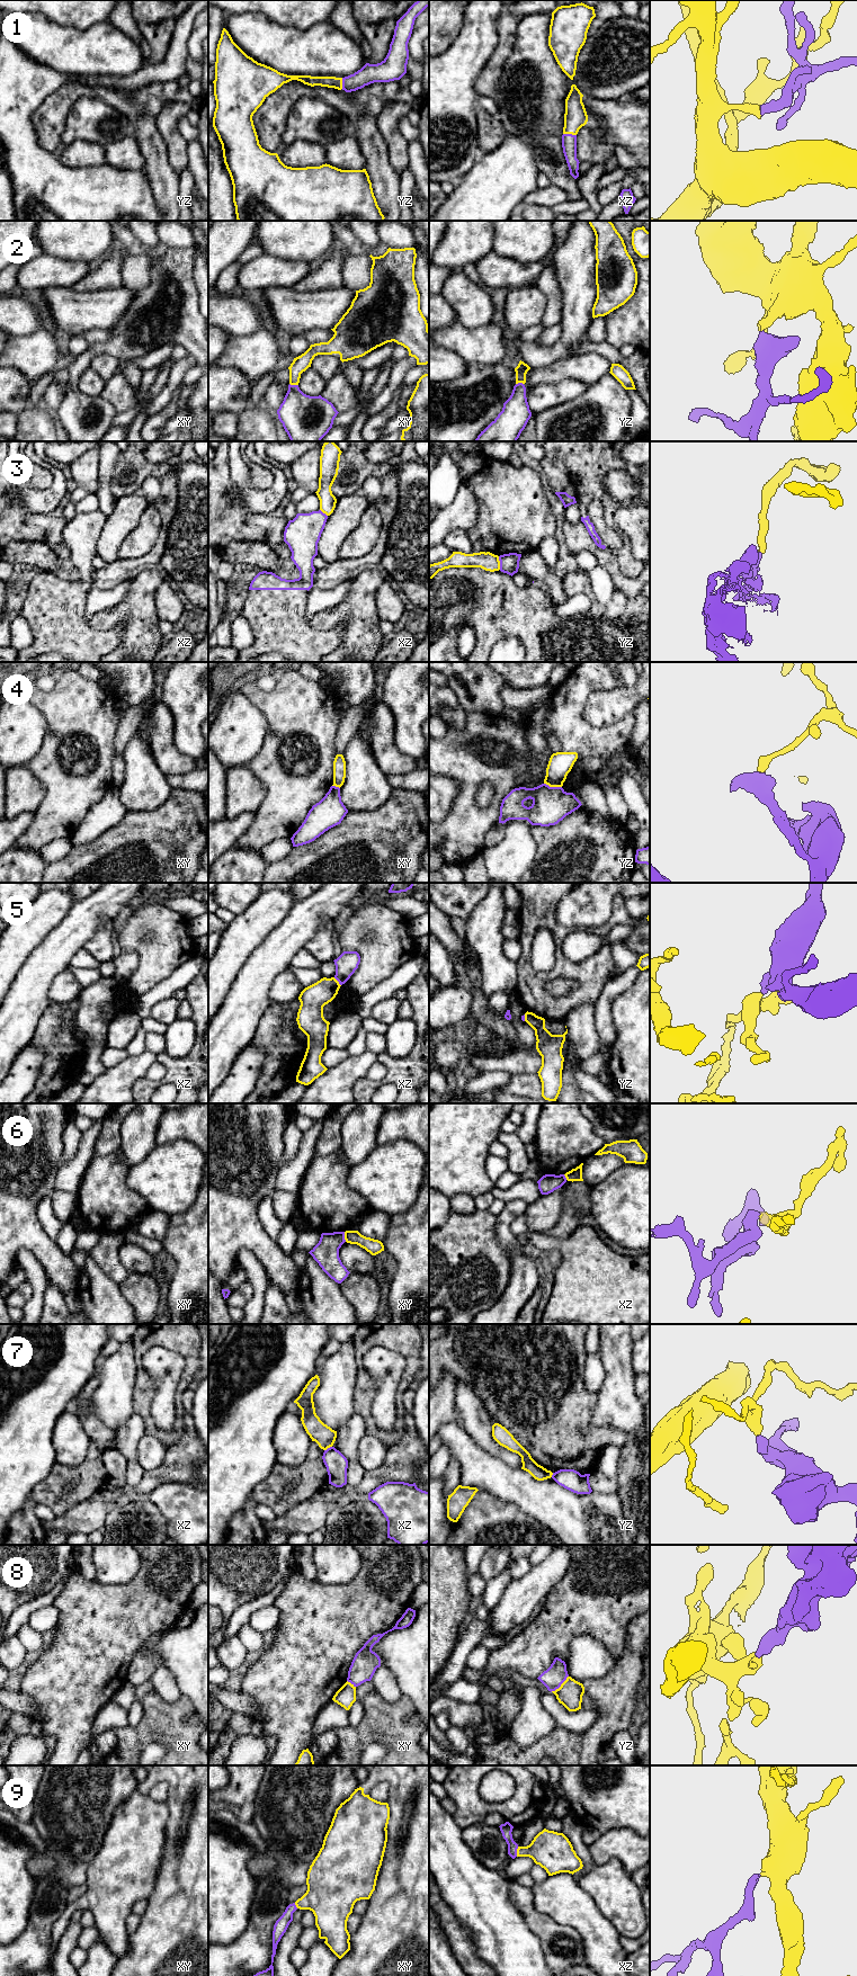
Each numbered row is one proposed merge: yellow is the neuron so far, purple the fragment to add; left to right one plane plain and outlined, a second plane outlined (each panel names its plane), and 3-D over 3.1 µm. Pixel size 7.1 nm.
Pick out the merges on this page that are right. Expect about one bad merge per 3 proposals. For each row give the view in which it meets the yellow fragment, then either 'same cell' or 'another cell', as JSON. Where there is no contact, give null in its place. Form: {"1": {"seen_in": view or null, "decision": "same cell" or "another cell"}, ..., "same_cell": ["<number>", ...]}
{"1": {"seen_in": "xz", "decision": "same cell"}, "2": {"seen_in": "xy", "decision": "same cell"}, "3": {"seen_in": "yz", "decision": "another cell"}, "4": {"seen_in": "yz", "decision": "another cell"}, "5": {"seen_in": "xz", "decision": "another cell"}, "6": {"seen_in": "xy", "decision": "another cell"}, "7": {"seen_in": "xz", "decision": "another cell"}, "8": {"seen_in": "yz", "decision": "another cell"}, "9": {"seen_in": "xz", "decision": "same cell"}, "same_cell": ["1", "2", "9"]}

